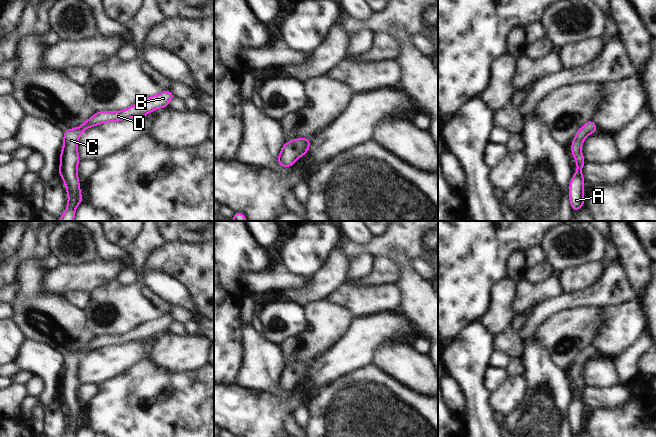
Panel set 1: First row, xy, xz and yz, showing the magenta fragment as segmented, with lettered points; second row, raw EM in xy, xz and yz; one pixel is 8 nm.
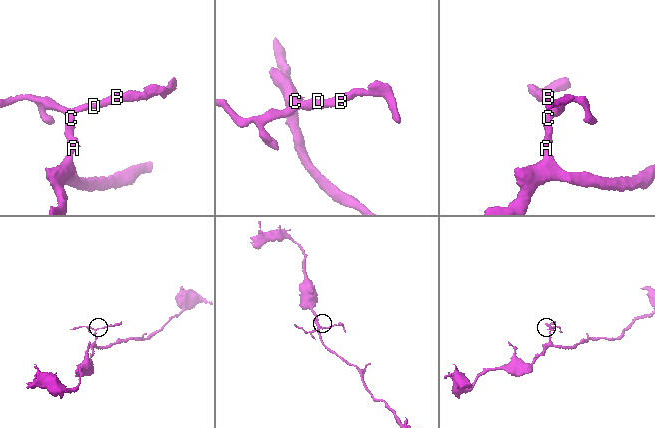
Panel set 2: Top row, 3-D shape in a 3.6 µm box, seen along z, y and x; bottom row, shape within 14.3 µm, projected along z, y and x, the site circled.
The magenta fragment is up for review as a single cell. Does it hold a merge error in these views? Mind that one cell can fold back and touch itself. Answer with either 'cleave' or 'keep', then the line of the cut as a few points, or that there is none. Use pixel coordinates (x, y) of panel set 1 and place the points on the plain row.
keep | no cut

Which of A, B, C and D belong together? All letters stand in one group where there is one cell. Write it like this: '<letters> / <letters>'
A B C D

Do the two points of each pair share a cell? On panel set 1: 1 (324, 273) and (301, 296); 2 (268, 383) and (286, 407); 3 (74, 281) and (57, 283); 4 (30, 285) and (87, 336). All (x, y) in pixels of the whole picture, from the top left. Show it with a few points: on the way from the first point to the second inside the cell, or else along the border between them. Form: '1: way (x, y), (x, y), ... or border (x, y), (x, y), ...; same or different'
1: way (319, 279), (307, 291); same
2: border (255, 390), (270, 392), (280, 397), (290, 394); different
3: way (70, 281), (61, 281); same
4: way (43, 300), (72, 329); same

